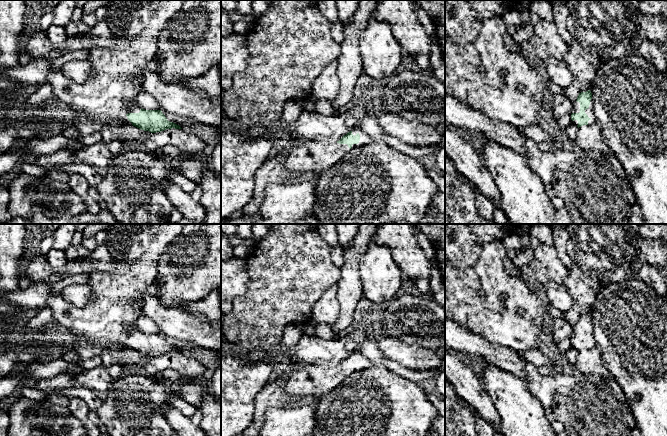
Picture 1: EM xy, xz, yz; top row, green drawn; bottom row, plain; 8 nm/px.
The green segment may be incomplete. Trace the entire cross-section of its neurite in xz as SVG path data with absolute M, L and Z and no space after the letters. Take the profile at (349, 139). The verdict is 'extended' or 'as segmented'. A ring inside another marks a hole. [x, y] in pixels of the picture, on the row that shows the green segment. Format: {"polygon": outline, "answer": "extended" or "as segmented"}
{"polygon": "M360 127L354 128L335 143L300 140L288 151L284 168L291 172L312 172L318 176L352 148L366 144L367 134Z", "answer": "extended"}

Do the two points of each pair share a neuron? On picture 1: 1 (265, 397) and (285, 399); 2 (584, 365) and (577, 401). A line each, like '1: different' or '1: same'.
1: same
2: different

